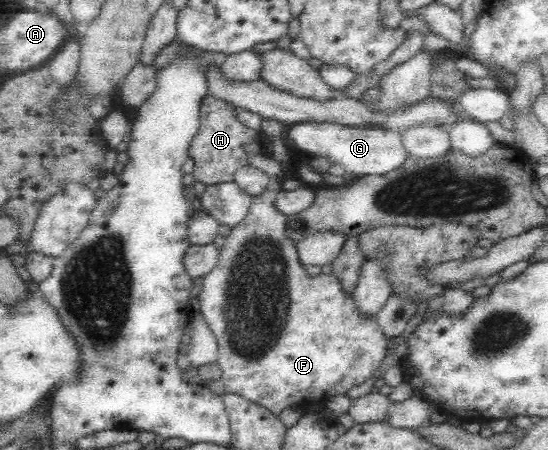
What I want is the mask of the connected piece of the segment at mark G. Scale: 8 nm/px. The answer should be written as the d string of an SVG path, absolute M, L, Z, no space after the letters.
M301 122L291 125L285 132L287 145L309 153L309 157L325 157L339 164L346 173L364 175L383 175L395 171L408 159L401 136L381 128L356 128L336 125L331 122Z

